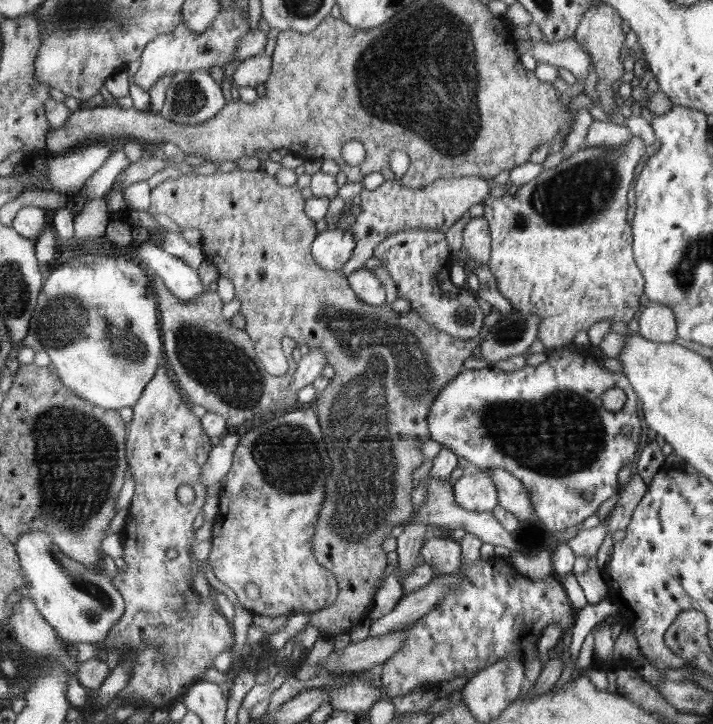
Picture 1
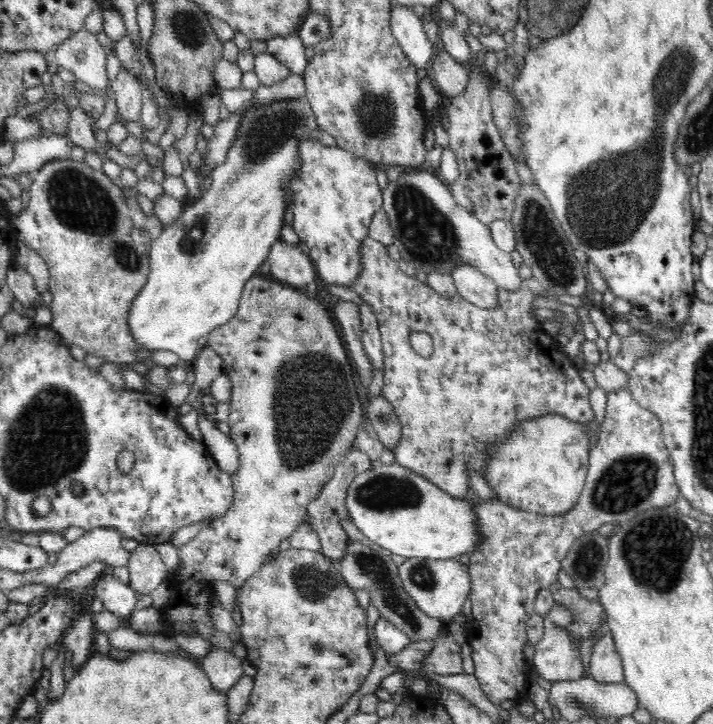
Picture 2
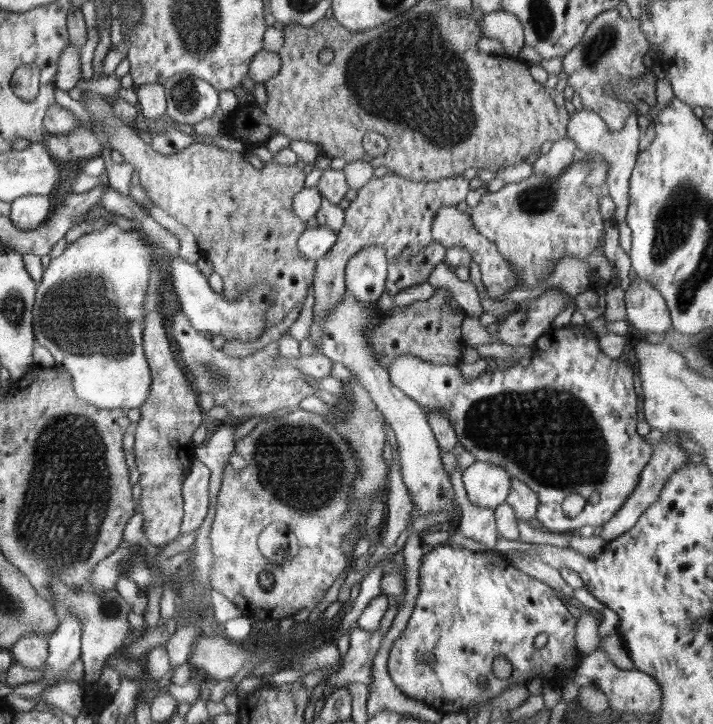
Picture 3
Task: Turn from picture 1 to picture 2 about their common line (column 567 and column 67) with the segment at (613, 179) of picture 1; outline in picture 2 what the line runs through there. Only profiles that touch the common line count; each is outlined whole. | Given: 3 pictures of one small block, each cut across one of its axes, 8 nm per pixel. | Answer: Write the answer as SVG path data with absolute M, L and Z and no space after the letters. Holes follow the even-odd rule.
M74 158L50 160L38 172L34 172L34 182L30 186L26 210L20 214L8 214L14 226L18 242L38 252L50 270L50 292L54 302L50 304L52 328L60 334L66 344L82 346L90 356L102 356L114 364L132 364L132 356L138 346L132 340L128 326L128 314L138 290L148 282L150 274L150 250L152 242L166 230L158 216L148 216L142 212L136 198L128 198L122 186L114 184L104 170L94 170L86 162L76 162Z

